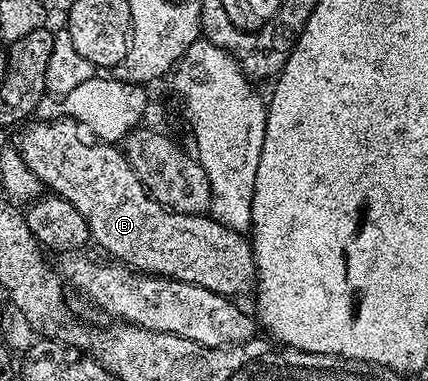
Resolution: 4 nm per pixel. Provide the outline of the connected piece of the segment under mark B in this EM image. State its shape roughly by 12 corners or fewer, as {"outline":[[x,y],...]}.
{"outline":[[87,122],[28,124],[17,152],[143,275],[234,298],[246,236],[158,205]]}

